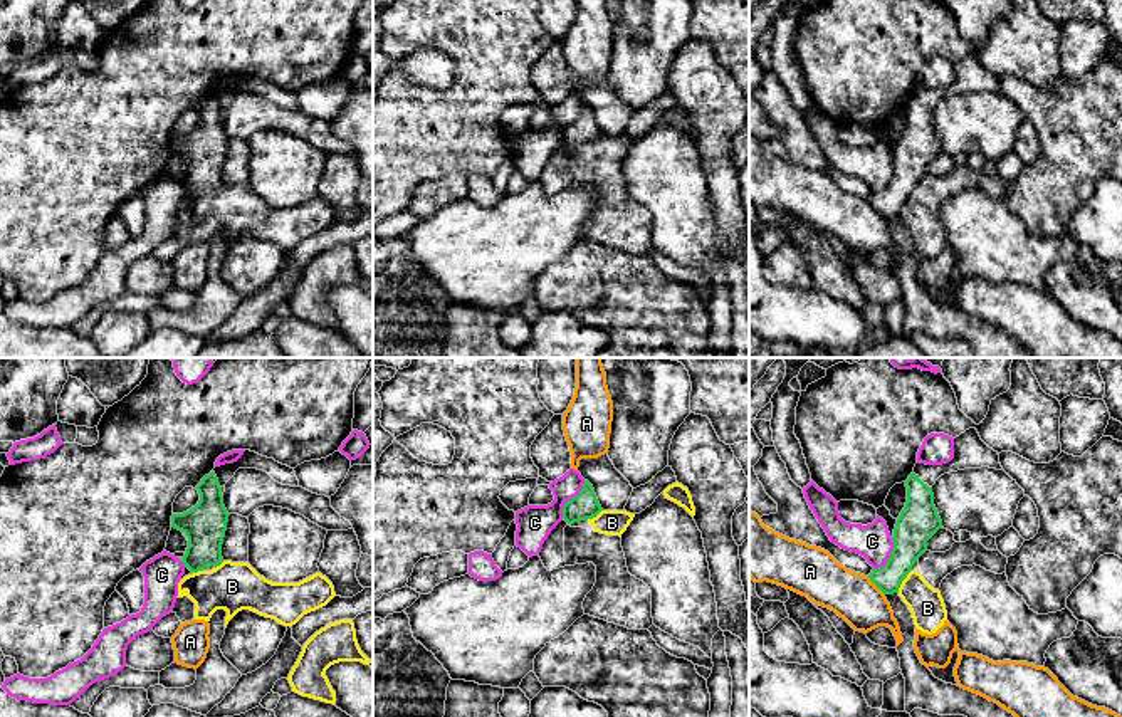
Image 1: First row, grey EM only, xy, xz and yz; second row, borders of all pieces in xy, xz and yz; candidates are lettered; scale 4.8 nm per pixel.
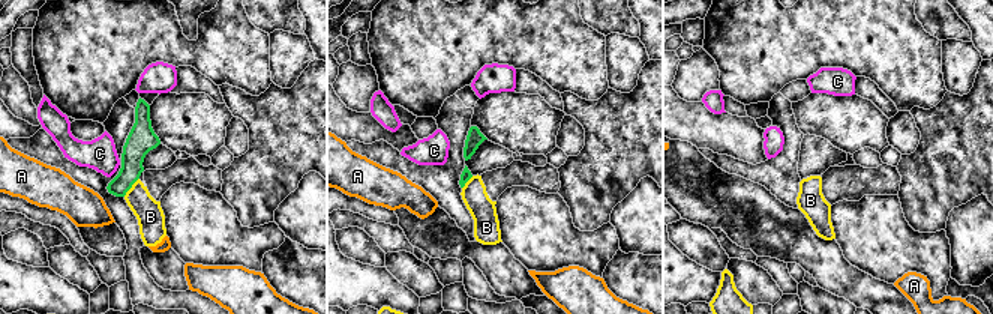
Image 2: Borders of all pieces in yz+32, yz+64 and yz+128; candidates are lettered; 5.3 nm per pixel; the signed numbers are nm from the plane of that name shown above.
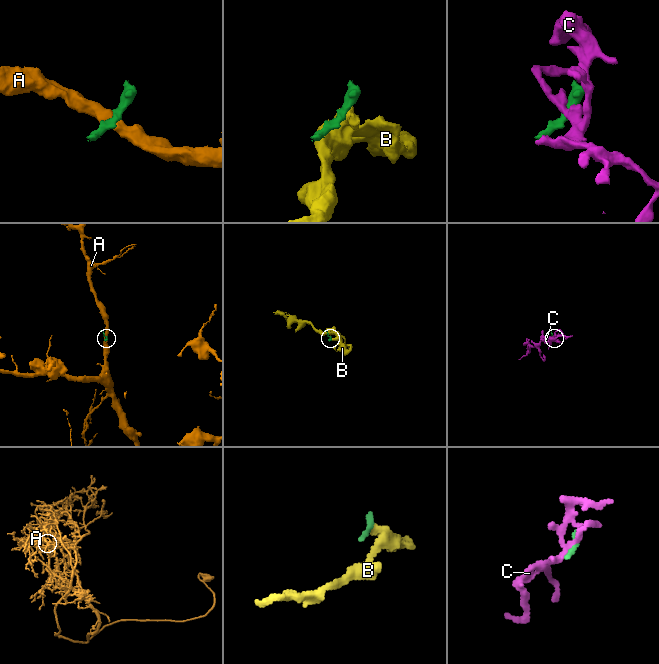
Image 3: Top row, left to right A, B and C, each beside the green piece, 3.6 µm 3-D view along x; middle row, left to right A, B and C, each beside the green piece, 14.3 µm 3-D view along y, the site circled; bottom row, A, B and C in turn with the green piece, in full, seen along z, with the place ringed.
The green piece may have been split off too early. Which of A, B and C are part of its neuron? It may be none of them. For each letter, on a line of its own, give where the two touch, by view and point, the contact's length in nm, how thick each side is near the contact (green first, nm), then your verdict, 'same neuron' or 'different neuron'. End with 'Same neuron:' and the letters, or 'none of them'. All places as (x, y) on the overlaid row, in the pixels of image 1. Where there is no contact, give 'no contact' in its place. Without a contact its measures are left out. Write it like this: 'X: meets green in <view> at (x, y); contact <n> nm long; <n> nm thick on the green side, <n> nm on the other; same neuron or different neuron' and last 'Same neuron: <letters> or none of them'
A: meets green in yz at (875, 585); contact 130 nm long; 160 nm thick on the green side, 220 nm on the other; different neuron
B: meets green in yz at (902, 580); contact 130 nm long; 170 nm thick on the green side, 170 nm on the other; different neuron
C: meets green in xz at (571, 499); contact 220 nm long; 130 nm thick on the green side, 180 nm on the other; different neuron
Same neuron: none of them

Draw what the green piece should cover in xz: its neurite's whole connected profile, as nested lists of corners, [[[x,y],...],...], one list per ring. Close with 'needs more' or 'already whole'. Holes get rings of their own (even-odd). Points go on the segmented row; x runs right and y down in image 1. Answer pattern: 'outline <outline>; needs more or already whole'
outline [[[585,480],[583,489],[576,497],[571,500],[564,502],[563,505],[563,519],[568,524],[574,524],[579,521],[588,521],[596,517],[601,512],[601,505],[596,499],[593,485]]]; already whole

